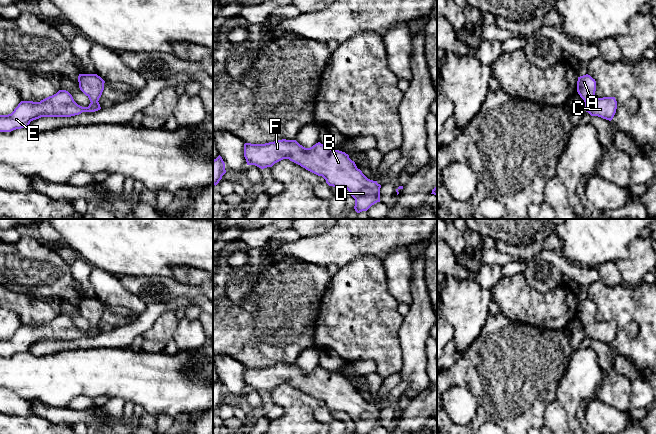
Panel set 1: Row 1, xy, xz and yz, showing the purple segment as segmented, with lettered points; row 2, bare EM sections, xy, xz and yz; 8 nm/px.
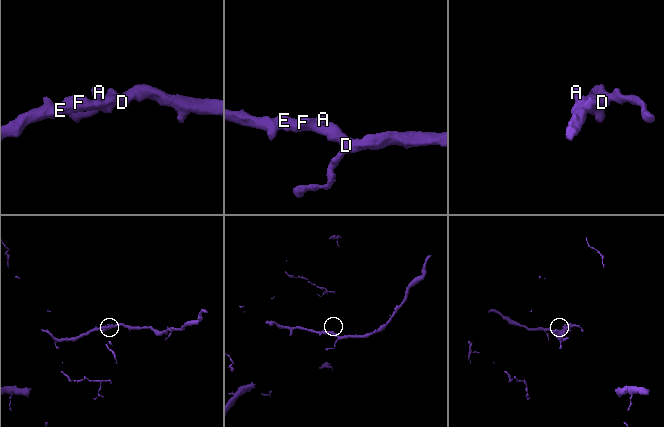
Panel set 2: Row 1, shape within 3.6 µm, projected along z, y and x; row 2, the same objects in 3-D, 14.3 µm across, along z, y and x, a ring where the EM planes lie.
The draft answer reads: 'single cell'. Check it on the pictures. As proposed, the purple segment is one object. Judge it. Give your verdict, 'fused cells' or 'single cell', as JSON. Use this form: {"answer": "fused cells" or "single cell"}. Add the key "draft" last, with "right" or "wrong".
{"answer": "single cell", "draft": "right"}

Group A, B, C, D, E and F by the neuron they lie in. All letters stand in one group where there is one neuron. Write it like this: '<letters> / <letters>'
A B C D E F

